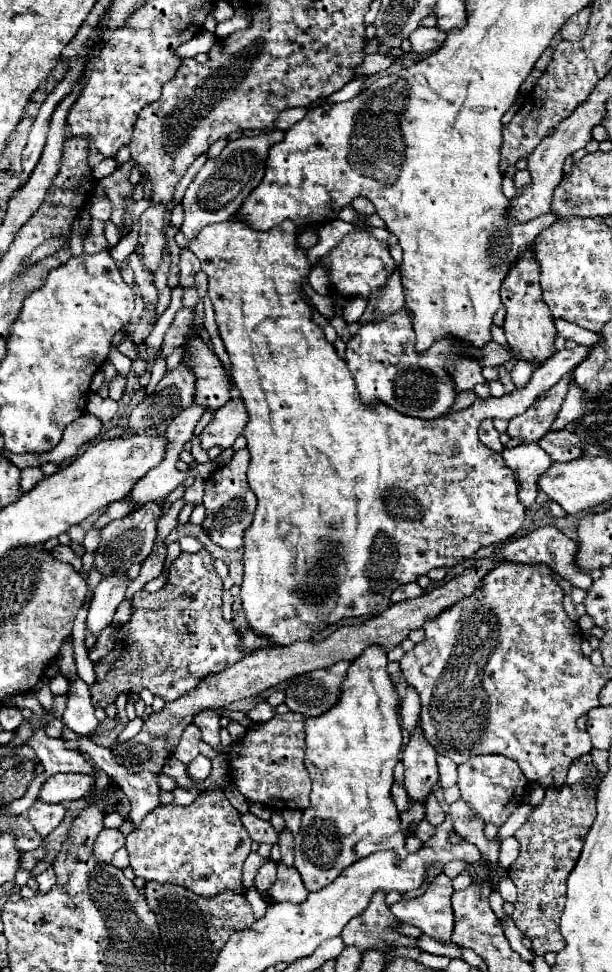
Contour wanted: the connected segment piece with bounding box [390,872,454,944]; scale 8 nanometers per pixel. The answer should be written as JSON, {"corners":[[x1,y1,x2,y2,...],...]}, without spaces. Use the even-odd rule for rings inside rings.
{"corners":[[440,872,428,890,410,900,400,900,398,904,390,906,392,914,404,922,412,924,422,930,422,934,442,942,442,944,452,944,450,936,454,930,454,914,452,914,452,880]]}

